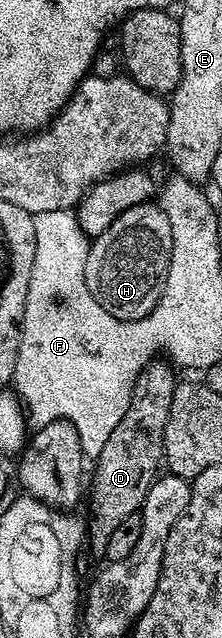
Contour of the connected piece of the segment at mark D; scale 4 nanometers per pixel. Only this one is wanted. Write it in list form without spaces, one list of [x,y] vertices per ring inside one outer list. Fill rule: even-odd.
[[[153,360],[135,380],[130,406],[122,421],[114,428],[102,450],[95,457],[96,470],[90,486],[91,518],[86,522],[86,546],[98,556],[104,556],[106,544],[123,518],[143,507],[149,487],[156,479],[163,461],[166,418],[169,417],[173,390],[178,383],[173,367],[164,360]]]

